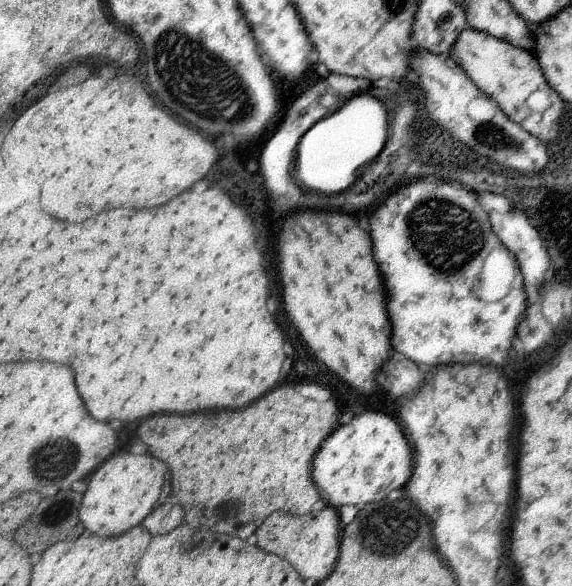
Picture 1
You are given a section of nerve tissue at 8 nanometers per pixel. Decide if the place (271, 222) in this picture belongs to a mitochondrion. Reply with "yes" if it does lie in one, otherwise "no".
no

